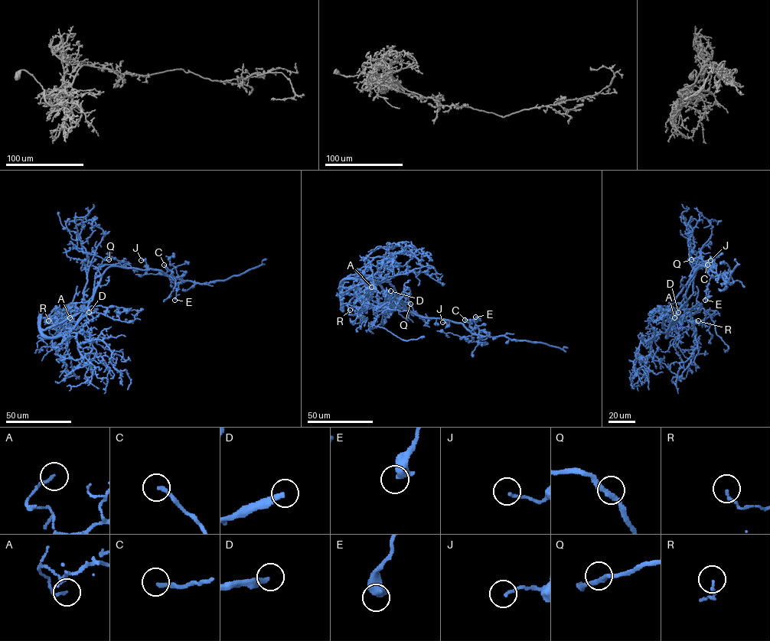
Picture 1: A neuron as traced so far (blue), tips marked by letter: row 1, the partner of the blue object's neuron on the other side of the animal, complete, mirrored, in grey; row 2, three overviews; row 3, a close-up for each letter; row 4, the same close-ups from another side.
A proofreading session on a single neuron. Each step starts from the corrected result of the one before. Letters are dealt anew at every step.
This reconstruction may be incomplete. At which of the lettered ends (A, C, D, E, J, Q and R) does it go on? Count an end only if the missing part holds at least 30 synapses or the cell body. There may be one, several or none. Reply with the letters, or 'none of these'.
D

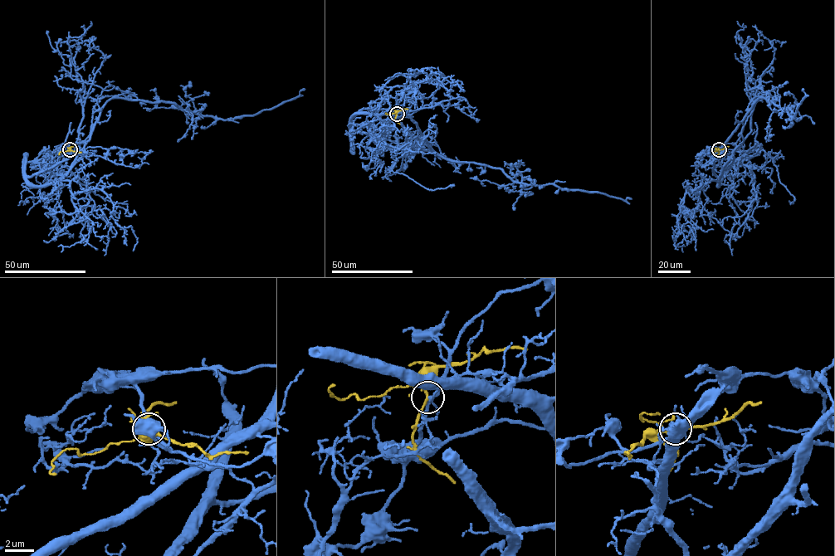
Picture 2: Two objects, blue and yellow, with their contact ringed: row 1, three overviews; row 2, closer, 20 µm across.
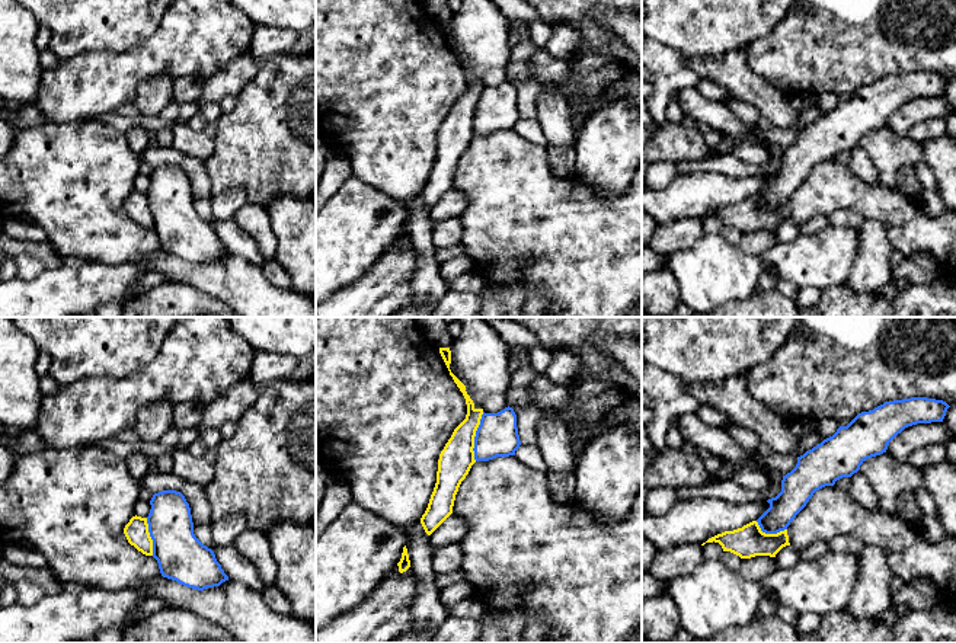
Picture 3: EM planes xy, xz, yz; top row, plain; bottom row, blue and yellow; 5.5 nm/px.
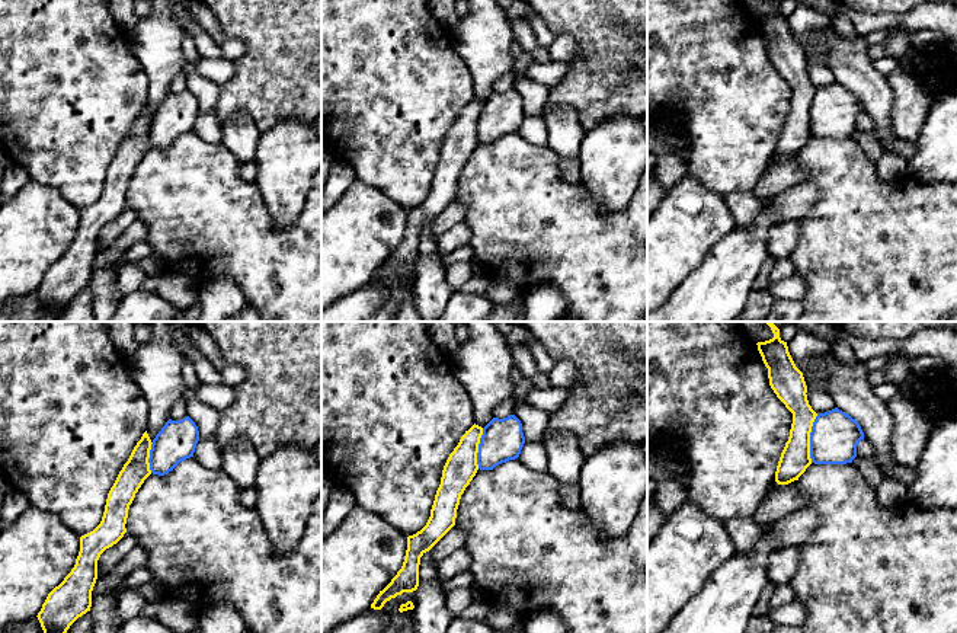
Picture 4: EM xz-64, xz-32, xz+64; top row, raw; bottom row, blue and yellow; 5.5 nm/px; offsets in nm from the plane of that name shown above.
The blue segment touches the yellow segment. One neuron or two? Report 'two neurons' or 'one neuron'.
two neurons

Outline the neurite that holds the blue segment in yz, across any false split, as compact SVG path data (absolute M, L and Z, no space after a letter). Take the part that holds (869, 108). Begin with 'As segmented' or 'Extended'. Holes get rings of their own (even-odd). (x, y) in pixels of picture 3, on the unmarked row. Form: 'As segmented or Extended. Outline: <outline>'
As segmented. Outline: M911 71L859 87L847 100L797 131L796 141L783 150L781 166L767 175L770 182L757 193L761 205L787 204L816 164L851 151L867 132L886 127L889 116L905 102L943 96L949 81L943 74Z

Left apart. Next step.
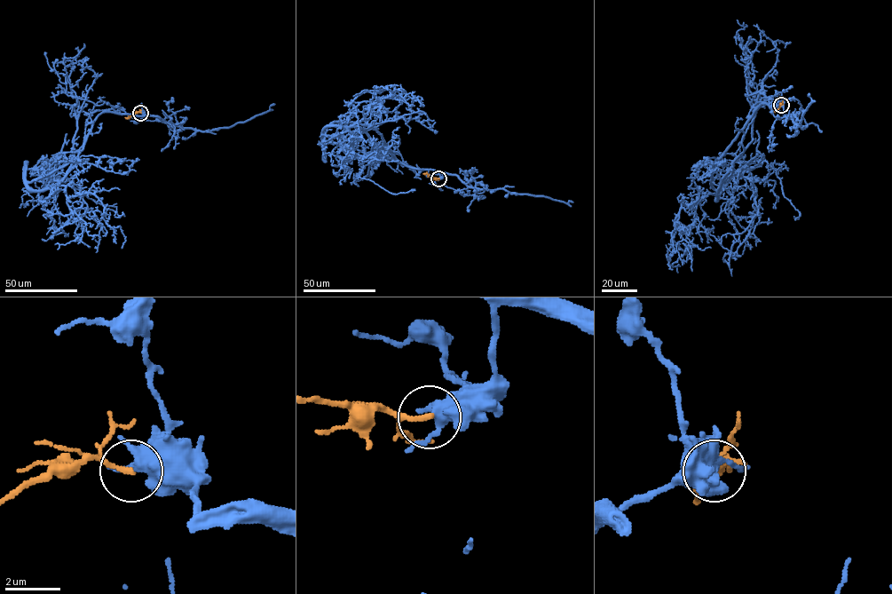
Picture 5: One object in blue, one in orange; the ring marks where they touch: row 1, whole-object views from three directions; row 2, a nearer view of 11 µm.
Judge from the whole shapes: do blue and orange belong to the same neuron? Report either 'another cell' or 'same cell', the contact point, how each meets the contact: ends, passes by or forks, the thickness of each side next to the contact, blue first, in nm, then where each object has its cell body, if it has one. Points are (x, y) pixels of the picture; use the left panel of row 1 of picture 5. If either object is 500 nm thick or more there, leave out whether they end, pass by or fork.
another cell | (140, 113) | blue forks | orange ends | 380/200 nm | blue none | orange none

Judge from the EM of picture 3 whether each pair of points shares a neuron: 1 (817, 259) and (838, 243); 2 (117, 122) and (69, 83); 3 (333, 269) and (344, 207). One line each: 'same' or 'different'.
1: same
2: different
3: same

